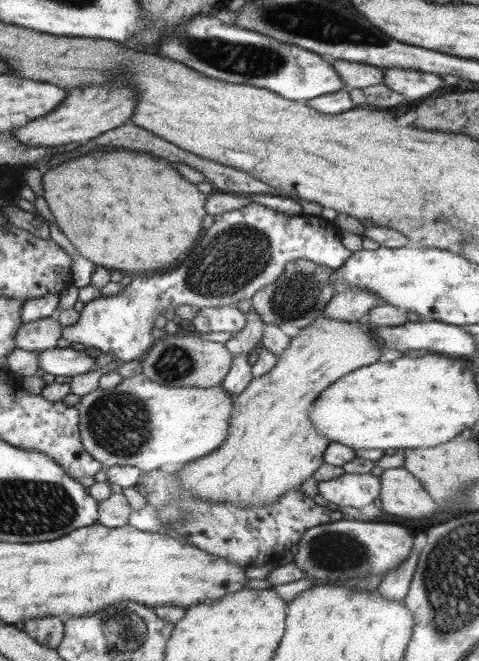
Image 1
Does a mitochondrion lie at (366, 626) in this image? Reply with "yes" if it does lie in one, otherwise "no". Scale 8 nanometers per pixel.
no

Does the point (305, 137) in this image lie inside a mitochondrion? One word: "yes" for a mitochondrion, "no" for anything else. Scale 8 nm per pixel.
no

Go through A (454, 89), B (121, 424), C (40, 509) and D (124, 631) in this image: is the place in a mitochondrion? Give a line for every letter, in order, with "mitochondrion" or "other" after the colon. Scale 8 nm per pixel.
A: other
B: mitochondrion
C: mitochondrion
D: mitochondrion

